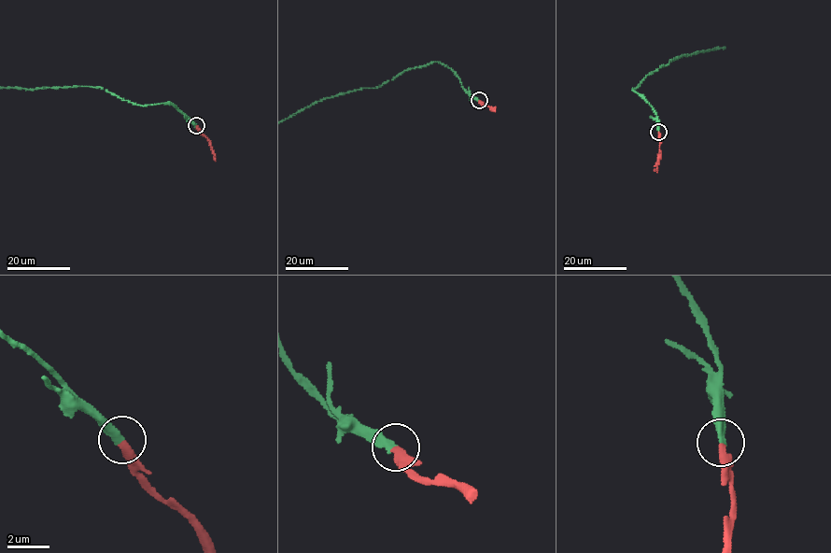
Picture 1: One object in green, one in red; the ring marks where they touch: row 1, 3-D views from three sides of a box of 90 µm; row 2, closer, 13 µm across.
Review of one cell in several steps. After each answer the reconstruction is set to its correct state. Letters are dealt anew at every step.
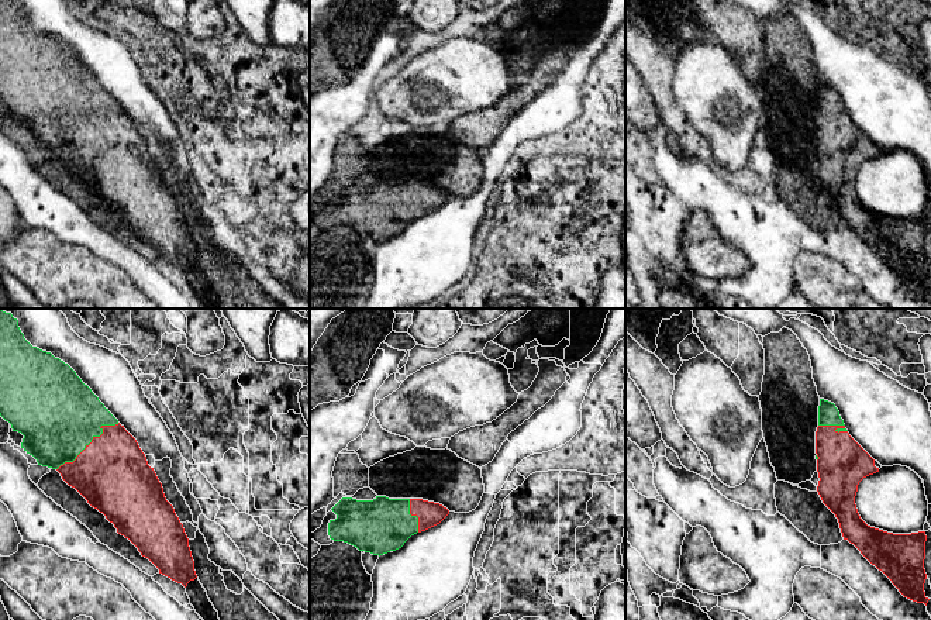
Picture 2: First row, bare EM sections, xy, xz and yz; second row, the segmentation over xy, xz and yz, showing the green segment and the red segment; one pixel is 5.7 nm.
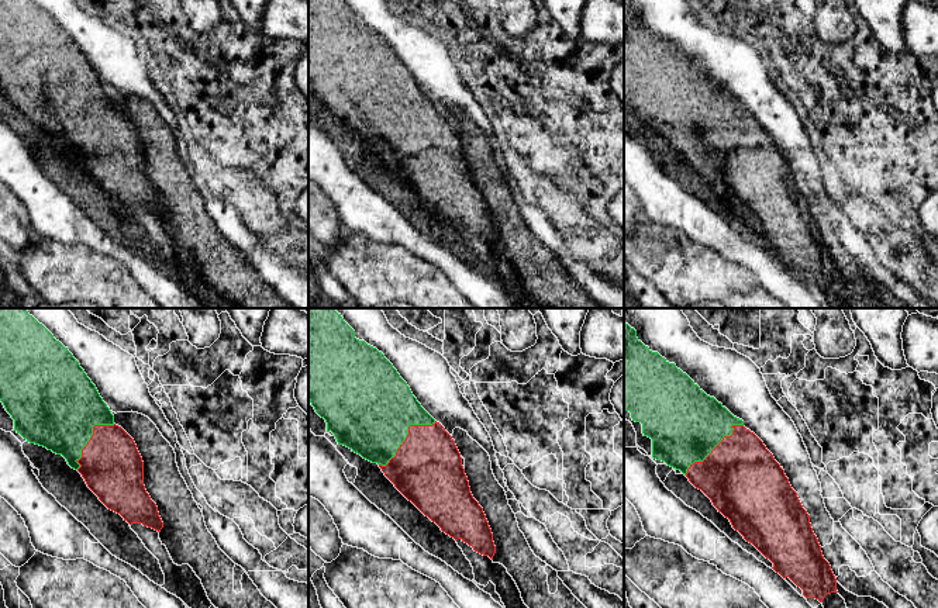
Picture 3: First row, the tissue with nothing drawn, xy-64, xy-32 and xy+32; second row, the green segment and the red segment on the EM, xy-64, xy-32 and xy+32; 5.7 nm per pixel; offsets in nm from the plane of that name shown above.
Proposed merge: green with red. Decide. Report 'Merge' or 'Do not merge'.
Merge

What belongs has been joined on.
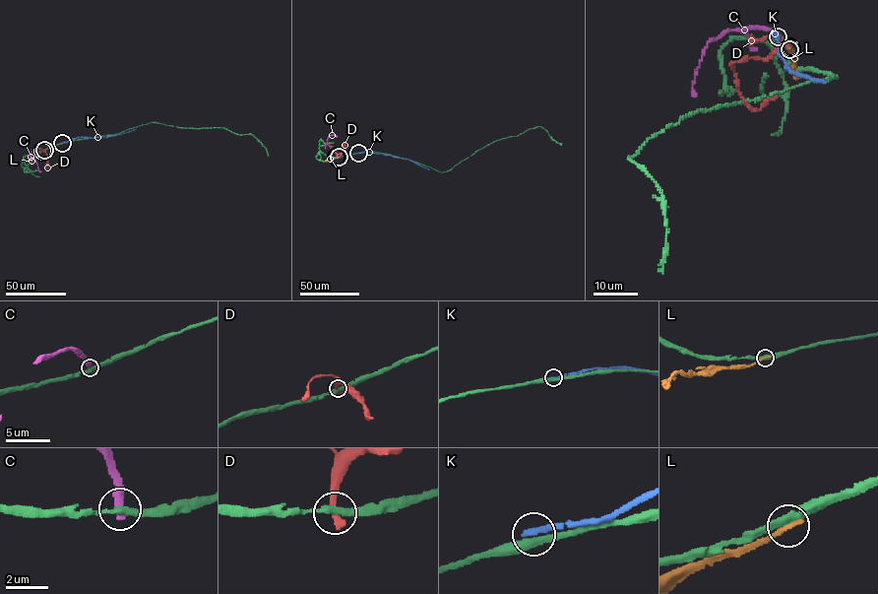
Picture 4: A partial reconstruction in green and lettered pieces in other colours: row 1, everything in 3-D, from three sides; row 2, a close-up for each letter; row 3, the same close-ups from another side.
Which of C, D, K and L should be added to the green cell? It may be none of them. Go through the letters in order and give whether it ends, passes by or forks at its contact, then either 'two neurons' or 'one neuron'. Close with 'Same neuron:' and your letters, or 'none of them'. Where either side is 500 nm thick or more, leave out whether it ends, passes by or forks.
C: it ends | two neurons
D: it ends | two neurons
K: it ends | two neurons
L: it ends | two neurons
Same neuron: none of them

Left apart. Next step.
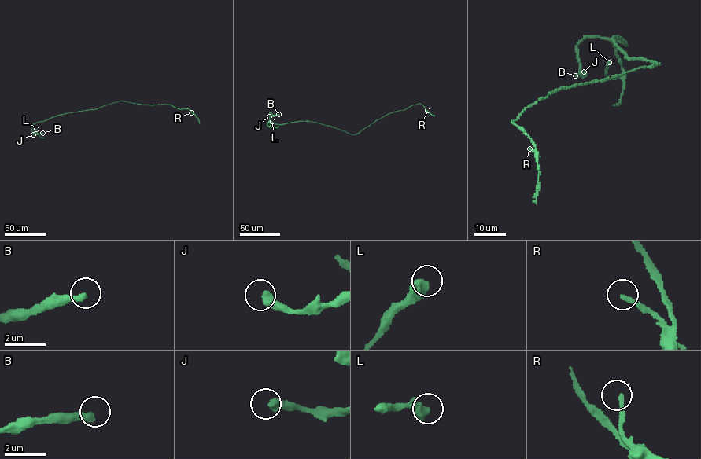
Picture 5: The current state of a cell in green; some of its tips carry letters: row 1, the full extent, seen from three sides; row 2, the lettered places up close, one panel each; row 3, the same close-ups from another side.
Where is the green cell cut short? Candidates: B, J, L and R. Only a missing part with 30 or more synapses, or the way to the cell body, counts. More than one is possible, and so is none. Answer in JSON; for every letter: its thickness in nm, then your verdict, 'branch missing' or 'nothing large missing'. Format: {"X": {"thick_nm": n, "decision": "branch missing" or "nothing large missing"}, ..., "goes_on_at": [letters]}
{"B": {"thick_nm": 320, "decision": "branch missing"}, "J": {"thick_nm": 440, "decision": "nothing large missing"}, "L": {"thick_nm": 600, "decision": "nothing large missing"}, "R": {"thick_nm": 200, "decision": "nothing large missing"}, "goes_on_at": ["B"]}

